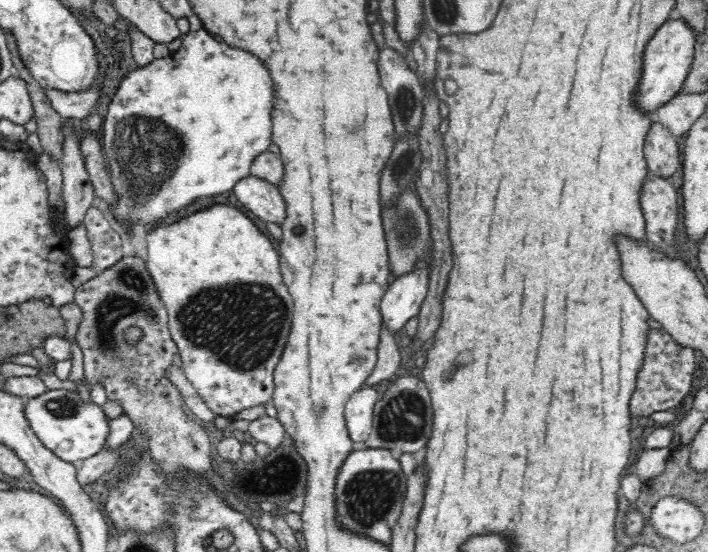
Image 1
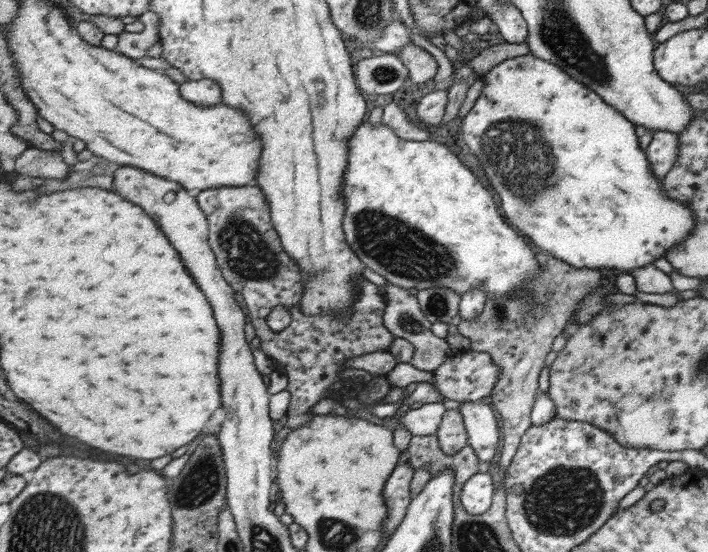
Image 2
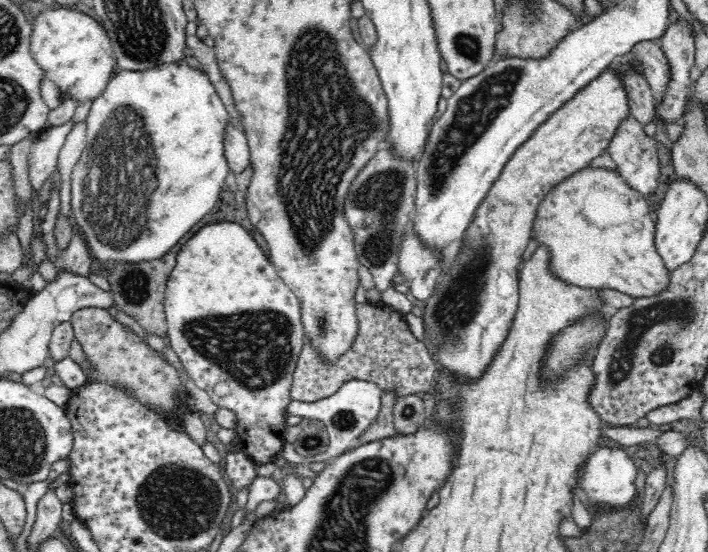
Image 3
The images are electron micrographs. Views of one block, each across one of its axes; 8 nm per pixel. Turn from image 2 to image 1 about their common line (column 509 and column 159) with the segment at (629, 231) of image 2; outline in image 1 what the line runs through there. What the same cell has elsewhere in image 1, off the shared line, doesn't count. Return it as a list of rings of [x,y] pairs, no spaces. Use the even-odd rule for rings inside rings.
[[[201,28],[197,31],[185,33],[179,49],[172,51],[163,58],[154,59],[154,62],[127,73],[121,80],[117,92],[112,97],[108,108],[108,114],[103,122],[103,137],[101,139],[103,153],[105,154],[106,164],[109,166],[109,173],[115,190],[119,193],[119,201],[115,209],[110,210],[114,218],[119,222],[127,224],[142,225],[156,224],[161,219],[168,218],[172,212],[176,213],[184,206],[192,204],[200,196],[216,196],[216,194],[227,194],[233,190],[236,183],[250,175],[252,164],[268,152],[272,146],[272,108],[274,108],[275,84],[268,68],[247,50],[240,50],[235,45],[226,44],[224,41],[218,42],[213,35],[206,29]]]

